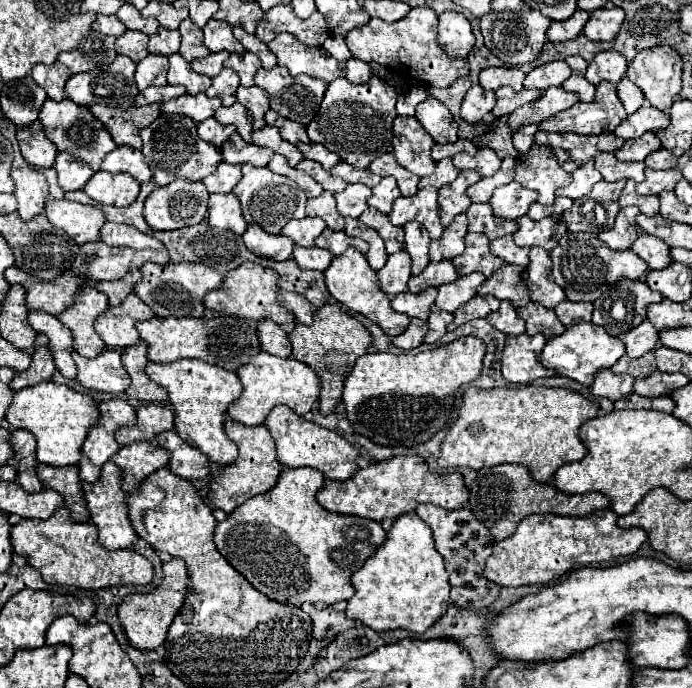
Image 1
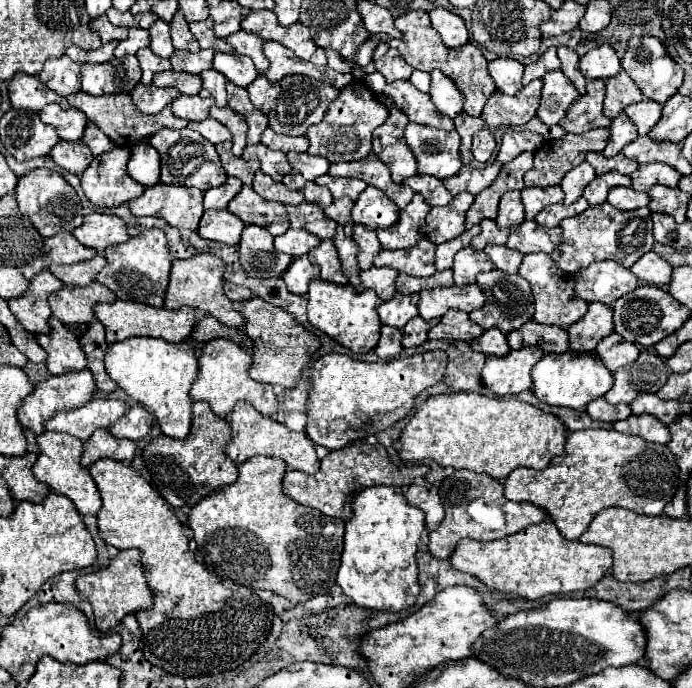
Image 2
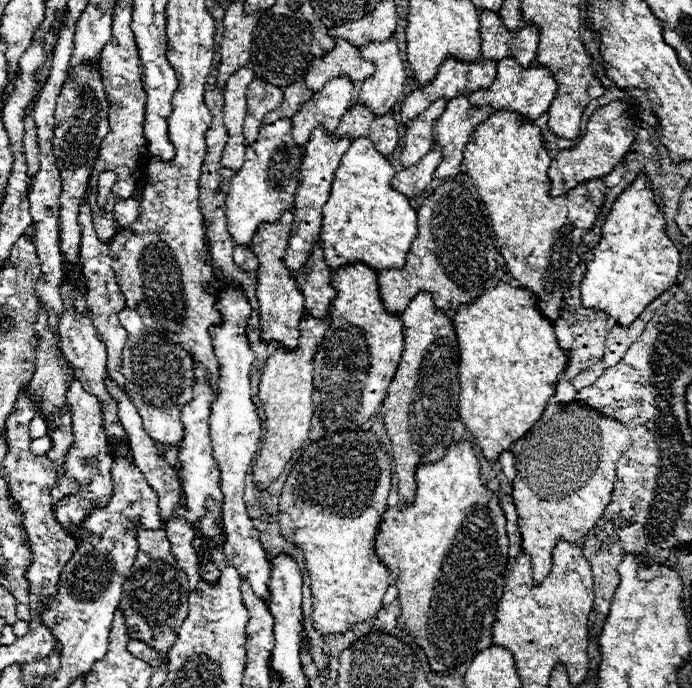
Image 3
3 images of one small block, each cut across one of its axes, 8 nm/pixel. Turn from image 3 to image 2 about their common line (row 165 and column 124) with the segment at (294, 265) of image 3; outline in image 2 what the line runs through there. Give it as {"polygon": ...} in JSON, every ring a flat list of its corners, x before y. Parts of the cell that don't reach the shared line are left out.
{"polygon":[[116,300,112,304,96,304,94,312,96,312,96,318,102,322,102,326,106,328,108,344,122,342,122,340,134,338,134,336,152,336,152,338,162,338,168,342,184,342,190,338,194,326,196,326,194,308,190,308,190,306,182,306,178,310,166,310,166,308,148,306,148,304]]}

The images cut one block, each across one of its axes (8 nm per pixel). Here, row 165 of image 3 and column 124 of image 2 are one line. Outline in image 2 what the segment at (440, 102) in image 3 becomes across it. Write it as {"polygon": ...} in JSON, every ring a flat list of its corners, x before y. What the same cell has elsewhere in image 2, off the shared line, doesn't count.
{"polygon":[[92,400,82,408,74,408,74,412,60,412,58,416,50,418,46,428,72,434,86,442,96,430,110,428,124,416,126,410,128,406,122,400]]}

